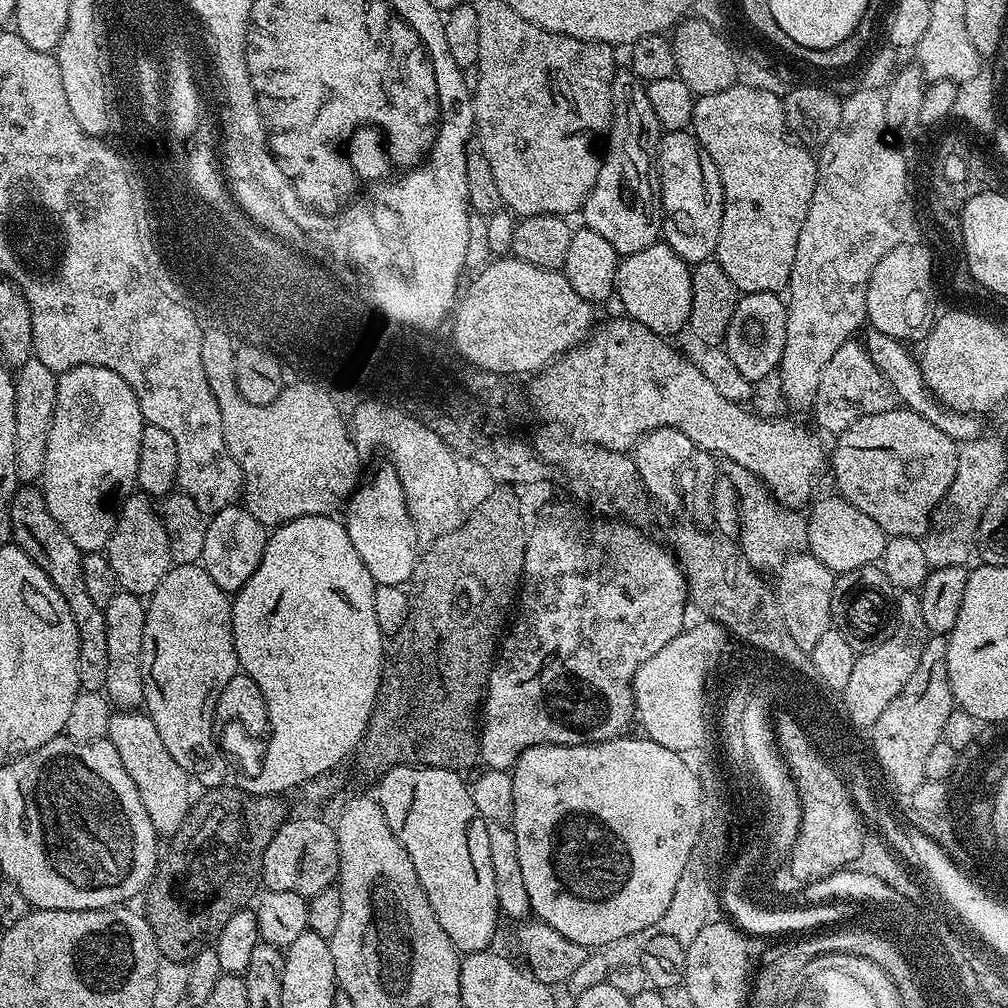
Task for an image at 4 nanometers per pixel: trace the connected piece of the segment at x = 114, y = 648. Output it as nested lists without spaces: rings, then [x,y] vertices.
[[[117,591],[108,604],[103,605],[106,618],[108,669],[103,693],[116,710],[136,710],[143,705],[142,634],[146,626],[146,604],[133,592]]]

